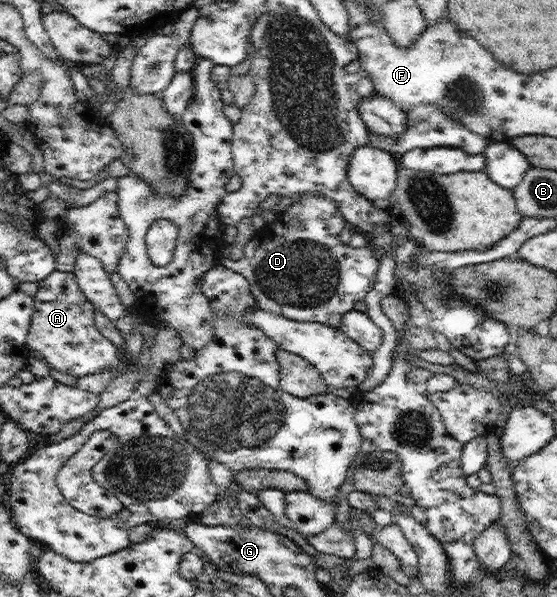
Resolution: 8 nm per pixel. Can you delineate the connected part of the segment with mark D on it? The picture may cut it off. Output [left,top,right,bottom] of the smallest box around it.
[219,194,379,328]

